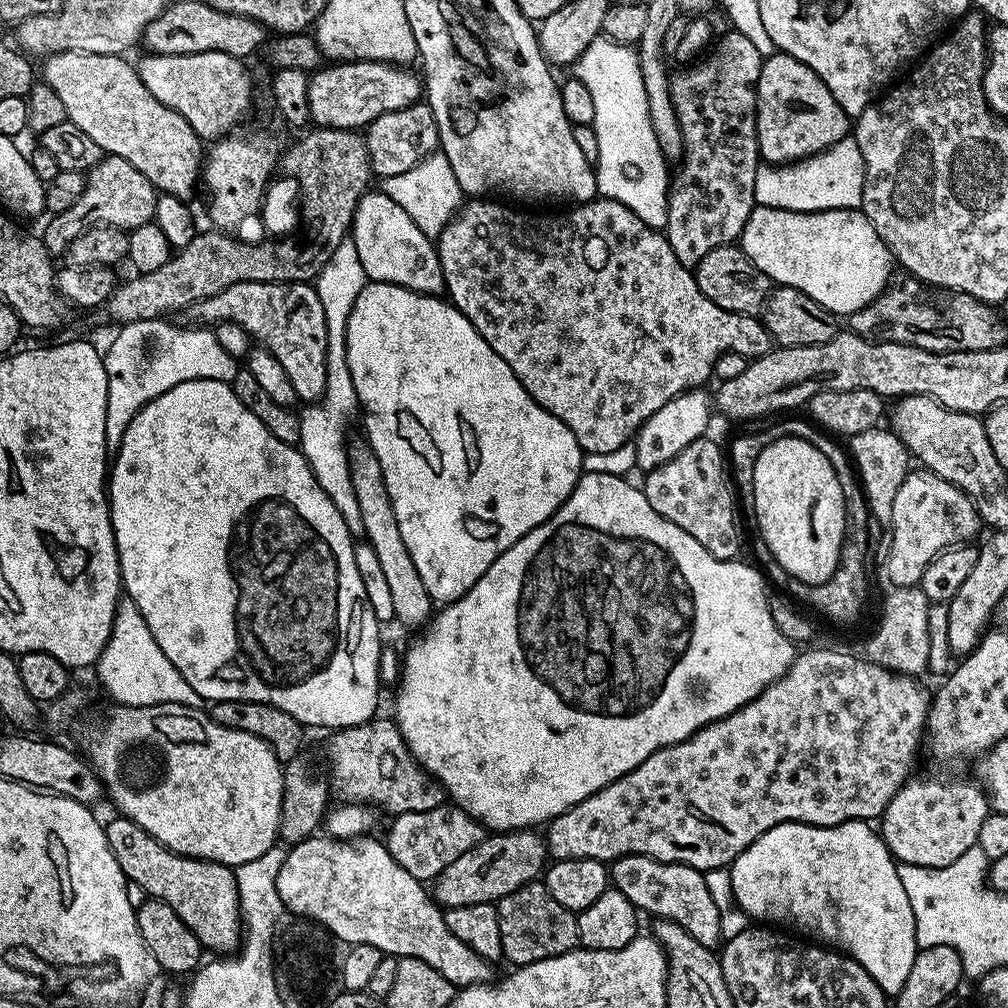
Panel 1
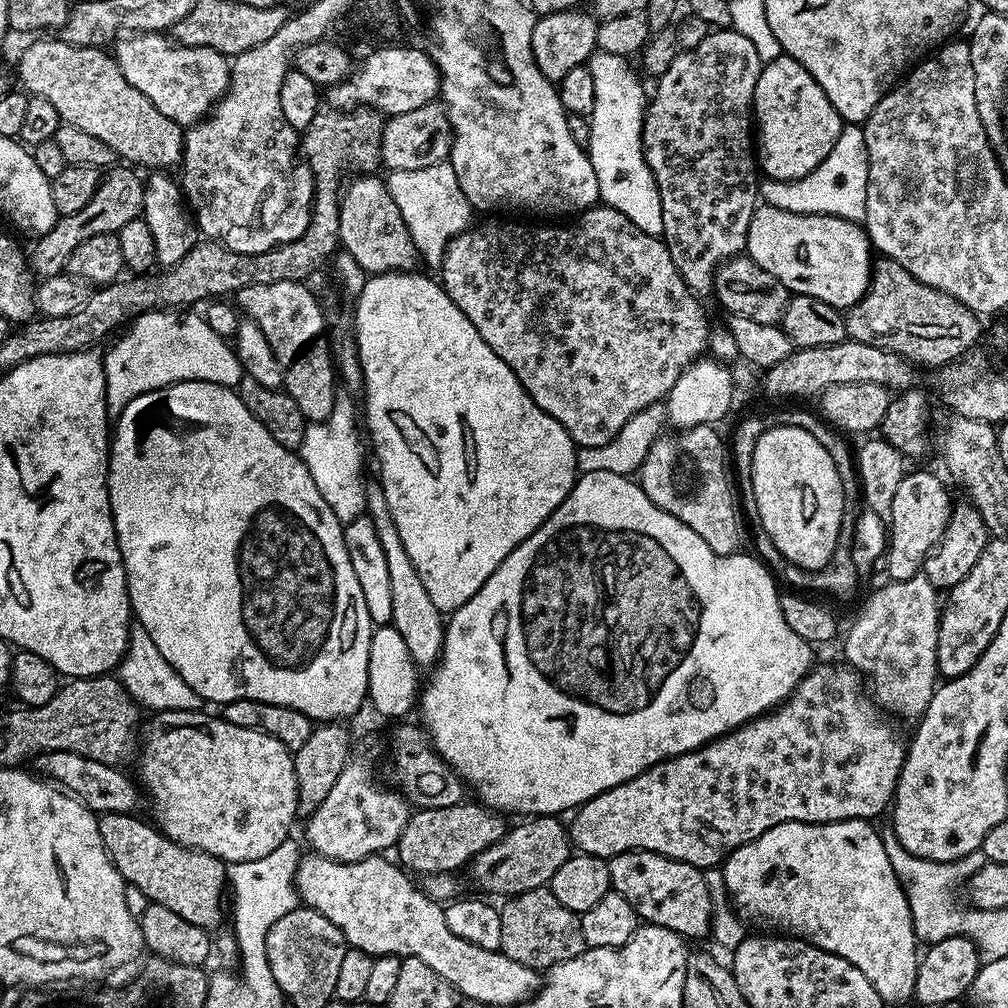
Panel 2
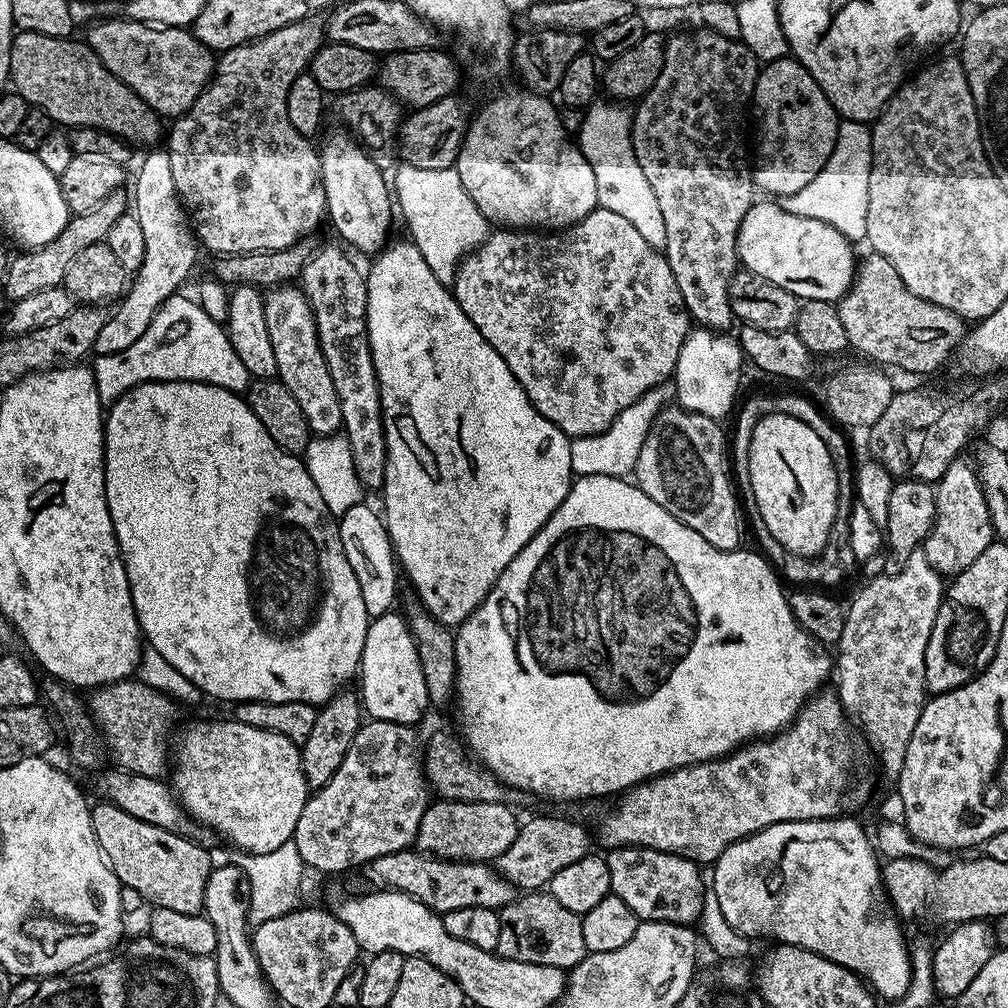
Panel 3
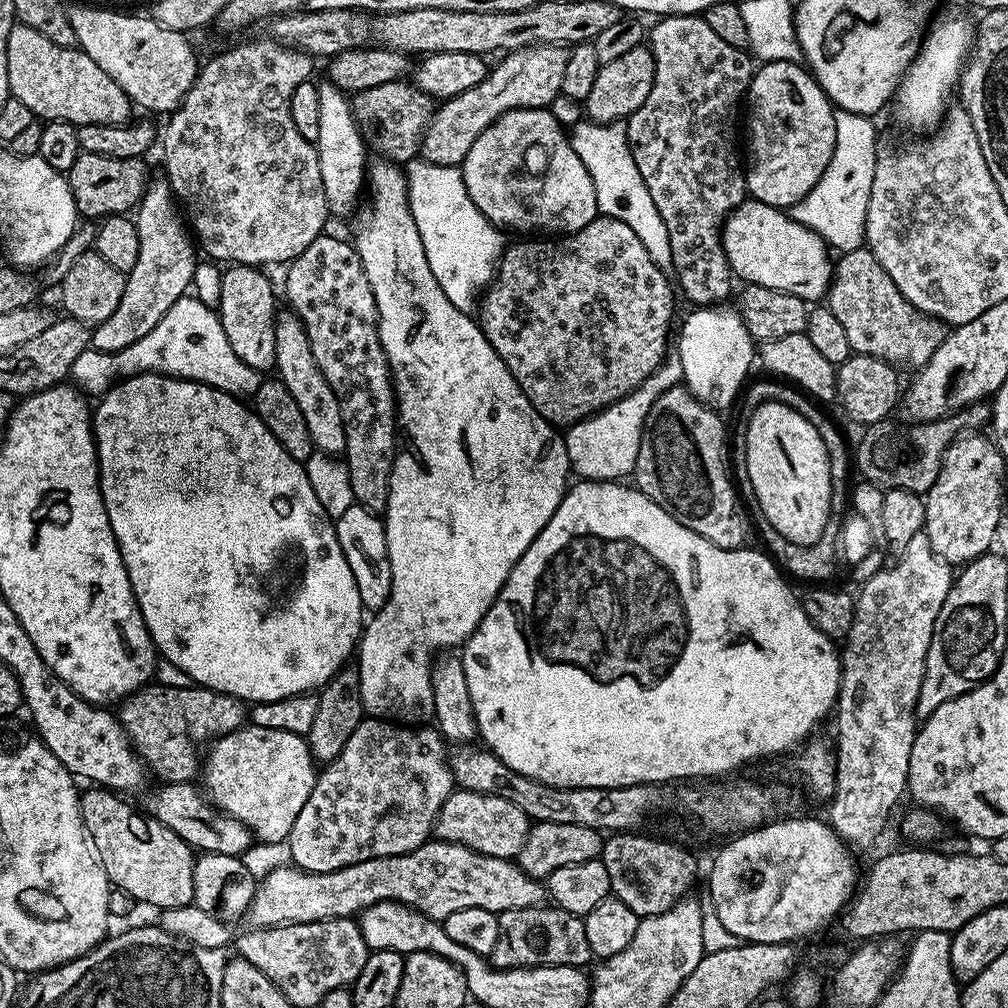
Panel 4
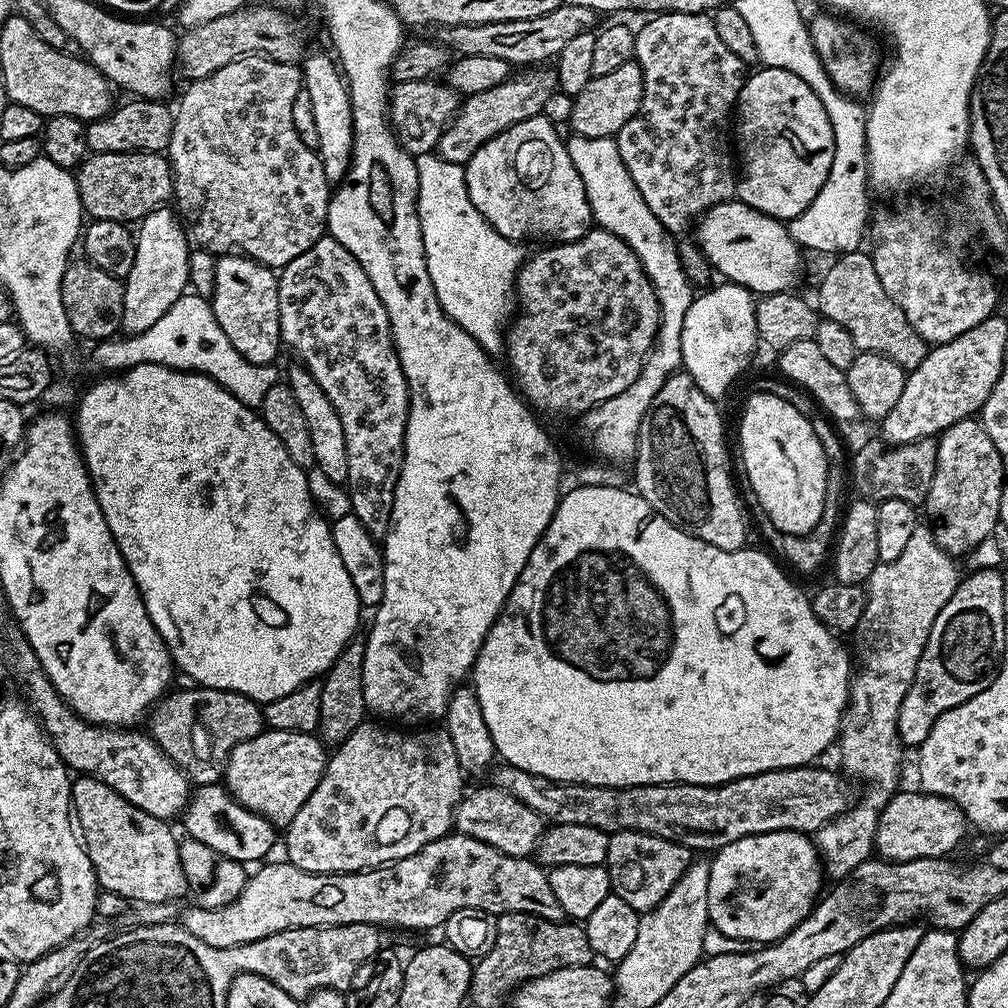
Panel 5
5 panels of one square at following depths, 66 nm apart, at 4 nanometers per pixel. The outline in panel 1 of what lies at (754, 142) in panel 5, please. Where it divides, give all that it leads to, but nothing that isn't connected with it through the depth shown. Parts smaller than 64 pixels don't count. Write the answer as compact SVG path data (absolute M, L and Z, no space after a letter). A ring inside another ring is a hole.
M781 51L761 63L756 83L756 137L761 157L769 165L804 160L824 152L849 132L850 117L810 66Z

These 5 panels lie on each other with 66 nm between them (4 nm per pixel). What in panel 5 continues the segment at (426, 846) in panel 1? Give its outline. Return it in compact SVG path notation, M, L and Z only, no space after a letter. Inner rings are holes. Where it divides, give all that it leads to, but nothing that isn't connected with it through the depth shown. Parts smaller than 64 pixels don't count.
M491 786L476 788L464 794L455 811L454 828L464 836L478 838L478 842L486 842L502 854L511 856L531 857L536 845L544 835L546 821L537 812L530 810L526 802L518 802L514 794L506 794L506 790L498 790Z

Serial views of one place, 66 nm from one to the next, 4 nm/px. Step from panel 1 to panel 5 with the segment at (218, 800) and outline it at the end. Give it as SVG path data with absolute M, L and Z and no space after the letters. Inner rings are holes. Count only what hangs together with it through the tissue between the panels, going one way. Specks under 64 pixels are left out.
M265 730L233 750L224 771L223 783L242 806L257 812L277 829L284 830L318 786L330 757L324 751L326 745L319 735Z

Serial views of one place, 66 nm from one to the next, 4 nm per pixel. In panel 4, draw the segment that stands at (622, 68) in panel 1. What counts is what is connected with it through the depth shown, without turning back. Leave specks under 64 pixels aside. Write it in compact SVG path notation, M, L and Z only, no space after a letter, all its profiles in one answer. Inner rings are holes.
M581 120L571 127L570 132L572 149L578 154L578 158L581 158L582 166L586 166L594 182L597 209L605 216L626 218L630 230L638 234L638 242L646 246L646 254L650 254L652 261L659 268L671 269L672 255L666 222L662 222L662 214L658 214L650 198L650 190L646 190L646 182L642 182L638 174L638 166L634 166L634 158L628 149L628 133L625 125L620 122L598 124Z

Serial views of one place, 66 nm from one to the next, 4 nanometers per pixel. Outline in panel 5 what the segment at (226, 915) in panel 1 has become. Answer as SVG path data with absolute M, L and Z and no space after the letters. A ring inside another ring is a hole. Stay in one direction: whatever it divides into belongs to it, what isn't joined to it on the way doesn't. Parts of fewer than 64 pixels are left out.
M83 774L72 780L72 810L84 849L96 871L97 885L103 891L121 895L129 902L140 900L141 905L171 904L179 901L183 892L185 895L189 891L188 879L182 870L180 840L168 829L171 827L165 821L146 814L146 810L138 810L138 806L126 802L122 794L110 790L106 782Z

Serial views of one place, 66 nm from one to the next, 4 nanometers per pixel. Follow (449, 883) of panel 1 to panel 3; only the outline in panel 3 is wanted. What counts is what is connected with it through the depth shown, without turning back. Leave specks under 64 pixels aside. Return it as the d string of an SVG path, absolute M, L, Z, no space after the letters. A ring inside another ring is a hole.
M536 816L523 821L520 832L509 848L494 861L496 871L502 873L517 890L544 890L548 883L566 866L589 855L593 837L576 820L564 816ZM589 836L589 837L588 837Z

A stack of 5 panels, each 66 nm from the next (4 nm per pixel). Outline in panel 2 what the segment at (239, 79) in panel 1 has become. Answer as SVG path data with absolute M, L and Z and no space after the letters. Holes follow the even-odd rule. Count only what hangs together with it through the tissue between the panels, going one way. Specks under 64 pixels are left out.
M137 32L116 40L114 55L126 82L130 82L134 90L142 90L166 118L181 126L200 123L228 90L229 57L206 46L174 46L167 35Z

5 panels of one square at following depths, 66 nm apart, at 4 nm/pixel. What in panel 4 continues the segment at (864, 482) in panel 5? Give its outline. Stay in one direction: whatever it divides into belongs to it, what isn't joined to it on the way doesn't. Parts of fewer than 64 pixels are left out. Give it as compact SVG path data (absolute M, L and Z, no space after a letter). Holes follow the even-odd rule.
M981 402L971 404L969 408L961 408L959 412L944 416L941 420L909 423L909 428L895 424L892 418L869 424L863 429L864 437L860 445L854 448L855 471L857 468L867 483L875 484L881 490L901 488L927 494L938 478L946 450L960 435L987 429L991 419L991 403Z

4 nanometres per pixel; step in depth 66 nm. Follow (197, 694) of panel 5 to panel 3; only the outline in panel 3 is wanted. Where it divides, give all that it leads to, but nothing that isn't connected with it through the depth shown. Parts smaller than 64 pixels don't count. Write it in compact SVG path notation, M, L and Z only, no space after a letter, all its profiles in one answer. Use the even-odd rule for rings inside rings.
M138 678L104 684L89 696L92 697L87 697L86 707L96 721L107 751L117 760L113 761L126 772L163 777L170 768L170 741L176 724L177 701L146 686Z

